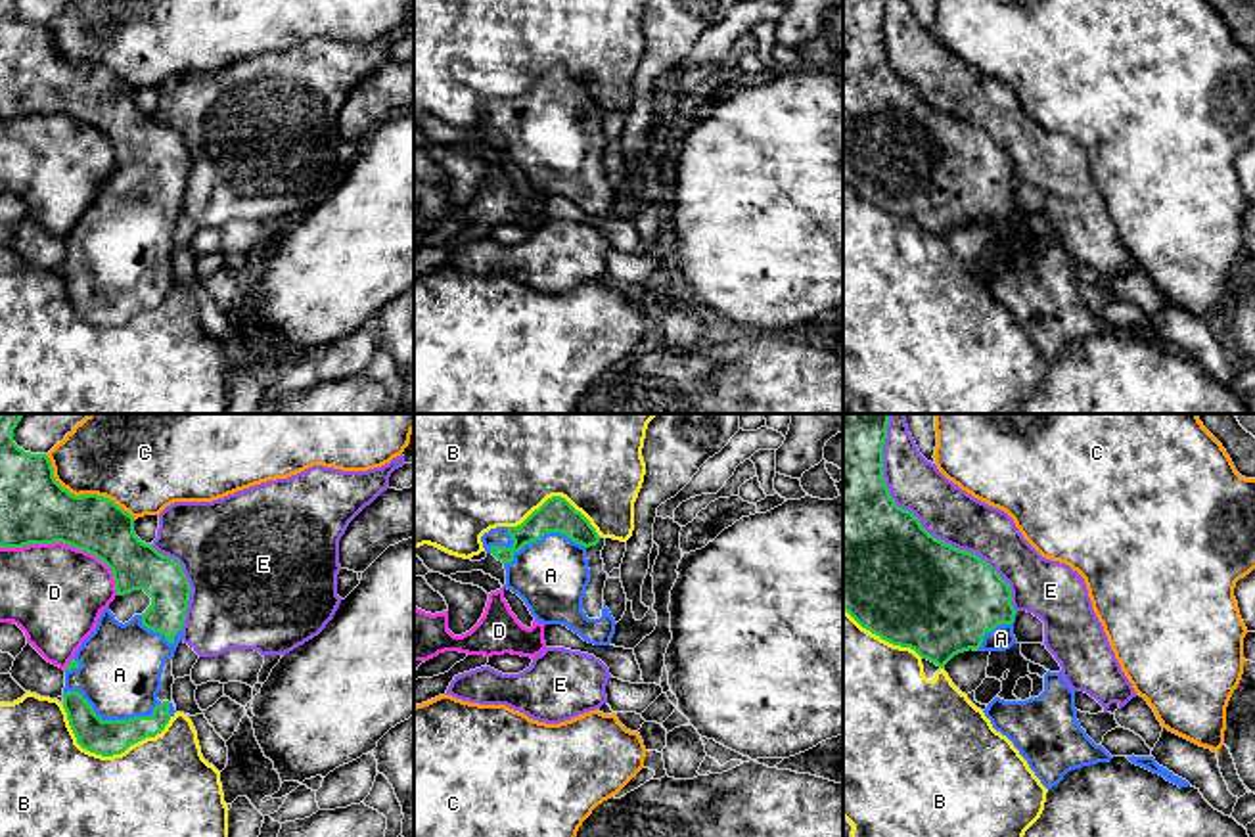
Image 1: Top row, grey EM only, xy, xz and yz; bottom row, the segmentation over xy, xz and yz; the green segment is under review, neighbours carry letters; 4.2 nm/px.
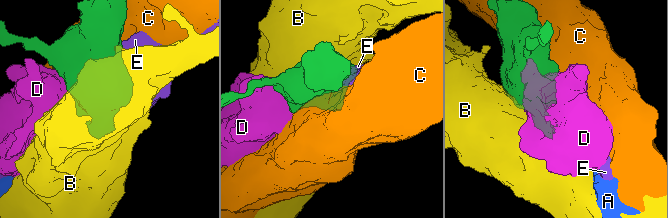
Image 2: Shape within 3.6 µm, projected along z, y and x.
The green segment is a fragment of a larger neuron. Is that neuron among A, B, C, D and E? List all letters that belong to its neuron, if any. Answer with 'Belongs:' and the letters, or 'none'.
Belongs: A

